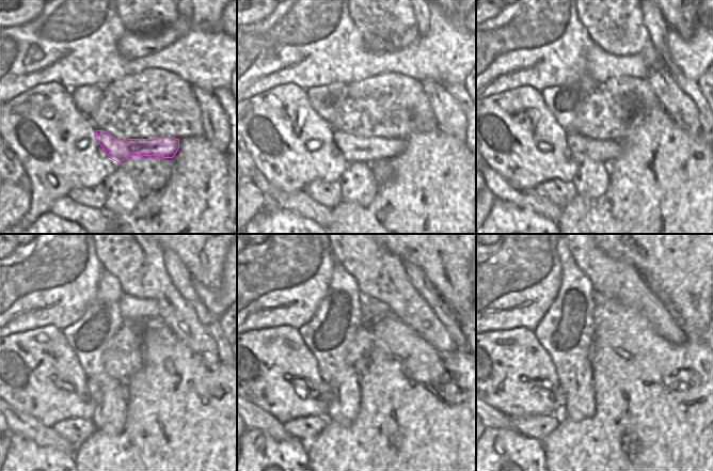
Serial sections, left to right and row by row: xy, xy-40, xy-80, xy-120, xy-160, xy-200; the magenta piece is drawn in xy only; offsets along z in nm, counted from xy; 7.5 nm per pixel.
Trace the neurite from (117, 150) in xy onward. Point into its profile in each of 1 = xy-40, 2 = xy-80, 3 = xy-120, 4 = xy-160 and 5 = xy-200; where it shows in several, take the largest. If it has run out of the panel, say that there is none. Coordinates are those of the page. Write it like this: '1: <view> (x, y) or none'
1: xy-40 (354, 150)
2: xy-80 (580, 146)
3: xy-120 (96, 391)
4: xy-160 (325, 393)
5: xy-200 (558, 395)

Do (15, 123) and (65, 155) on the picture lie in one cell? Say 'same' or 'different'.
same

